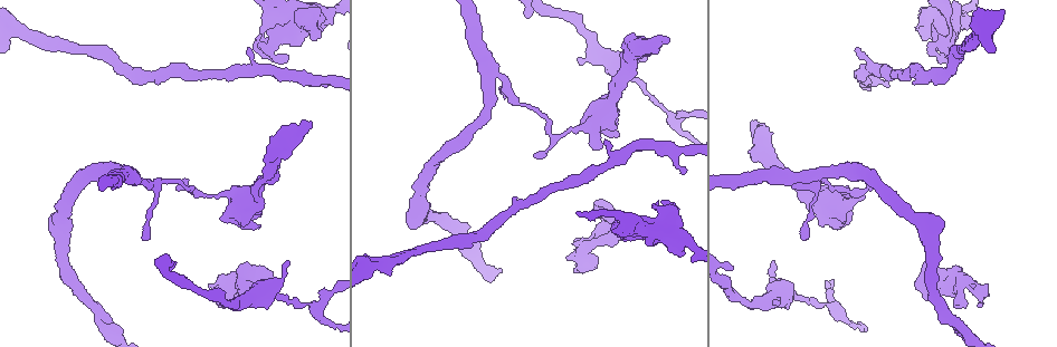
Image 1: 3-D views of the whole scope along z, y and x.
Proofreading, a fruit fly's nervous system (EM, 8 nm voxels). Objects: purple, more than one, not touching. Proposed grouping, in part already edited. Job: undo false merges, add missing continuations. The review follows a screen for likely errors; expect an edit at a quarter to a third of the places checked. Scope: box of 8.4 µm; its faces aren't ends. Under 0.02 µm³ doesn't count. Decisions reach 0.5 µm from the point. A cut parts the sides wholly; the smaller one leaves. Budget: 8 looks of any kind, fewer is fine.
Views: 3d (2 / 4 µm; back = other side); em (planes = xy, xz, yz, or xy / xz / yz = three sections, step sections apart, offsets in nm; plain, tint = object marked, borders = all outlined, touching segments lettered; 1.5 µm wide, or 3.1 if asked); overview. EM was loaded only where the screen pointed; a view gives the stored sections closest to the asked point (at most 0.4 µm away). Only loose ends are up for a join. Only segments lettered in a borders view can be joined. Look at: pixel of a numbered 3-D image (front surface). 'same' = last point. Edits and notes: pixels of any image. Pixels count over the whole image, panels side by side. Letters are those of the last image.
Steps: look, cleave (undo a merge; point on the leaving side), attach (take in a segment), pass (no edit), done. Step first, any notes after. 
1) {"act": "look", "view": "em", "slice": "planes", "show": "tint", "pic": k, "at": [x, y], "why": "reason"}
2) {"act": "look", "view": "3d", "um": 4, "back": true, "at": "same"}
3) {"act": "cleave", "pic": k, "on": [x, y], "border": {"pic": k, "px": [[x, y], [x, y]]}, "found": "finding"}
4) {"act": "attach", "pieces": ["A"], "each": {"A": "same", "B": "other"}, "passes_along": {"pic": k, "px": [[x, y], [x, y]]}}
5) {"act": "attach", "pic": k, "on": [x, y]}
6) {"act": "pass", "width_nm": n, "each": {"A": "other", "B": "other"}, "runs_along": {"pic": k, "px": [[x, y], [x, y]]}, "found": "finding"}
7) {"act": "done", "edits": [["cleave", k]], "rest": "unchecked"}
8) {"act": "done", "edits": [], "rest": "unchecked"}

{"act": "look", "view": "3d", "um": 4, "back": true, "pic": 1, "at": [958, 304], "why": "an open end"}

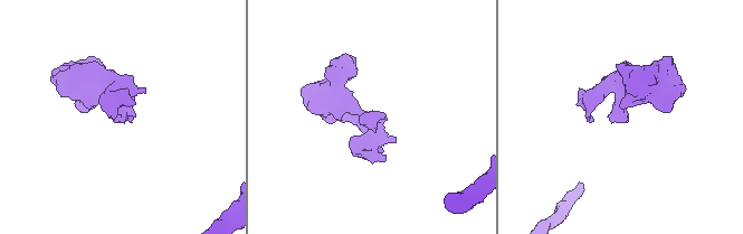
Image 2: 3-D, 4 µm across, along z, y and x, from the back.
{"act": "look", "view": "em", "slice": "xy", "step": 4, "show": "plain", "pic": 2, "at": [620, 117], "why": "shape alone is not enough"}

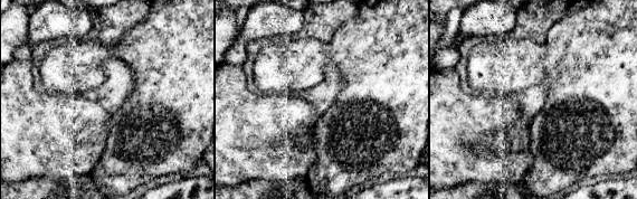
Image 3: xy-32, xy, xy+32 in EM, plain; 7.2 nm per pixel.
{"act": "look", "view": "em", "slice": "xy", "step": 4, "show": "borders", "at": "same", "why": "what lies round it"}

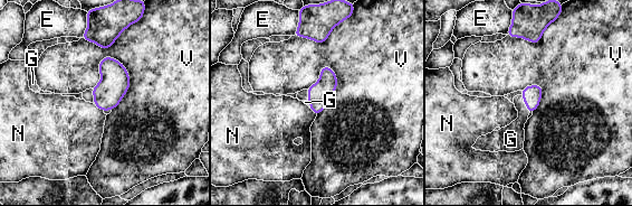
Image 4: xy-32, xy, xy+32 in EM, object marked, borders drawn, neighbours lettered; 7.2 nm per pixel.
{"act": "attach", "pieces": ["G"], "each": {"E": "other", "G": "same", "N": "other", "V": "other"}, "found": "the cell continues"}

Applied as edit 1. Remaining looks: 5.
{"act": "look", "view": "3d", "um": 4, "pic": 1, "at": [249, 48], "why": "free end"}

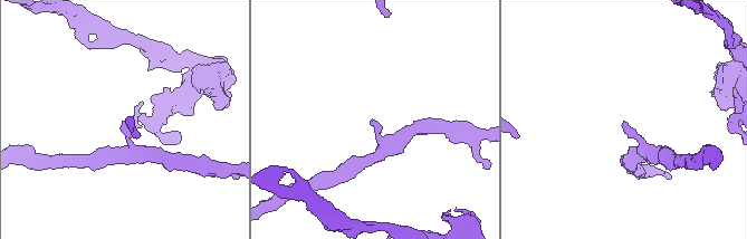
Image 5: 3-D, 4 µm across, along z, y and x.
{"act": "look", "view": "em", "slice": "planes", "show": "borders", "pic": 5, "at": [122, 122]}

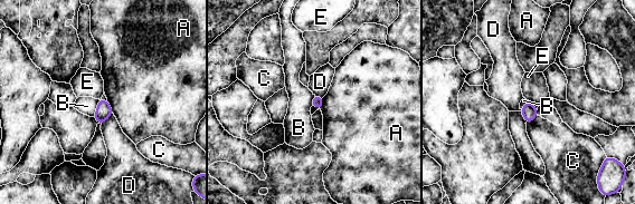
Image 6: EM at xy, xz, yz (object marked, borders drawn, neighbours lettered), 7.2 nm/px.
{"act": "pass", "longest_contact_nm": ["B", 130], "each": {"A": "other", "B": "other", "C": "other", "D": "other", "E": "other"}, "border": {"pic": 6, "px": [[98, 99], [96, 112], [93, 116]]}, "found": "none of them fits"}

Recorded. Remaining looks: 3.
{"act": "look", "view": "em", "slice": "yz", "step": 8, "show": "tint", "pic": 1, "at": [259, 225], "why": "free end"}

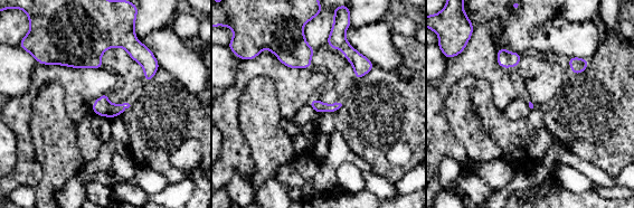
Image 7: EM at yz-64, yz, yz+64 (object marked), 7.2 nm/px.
{"act": "look", "view": "em", "slice": "planes", "show": "tint", "at": "same", "why": "another direction"}

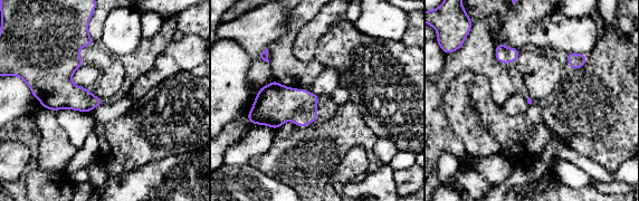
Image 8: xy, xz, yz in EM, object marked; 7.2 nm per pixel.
{"act": "look", "view": "em", "slice": "planes", "show": "borders", "at": "same"}

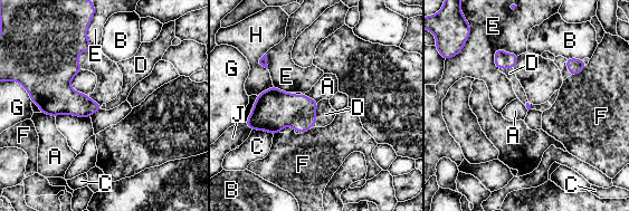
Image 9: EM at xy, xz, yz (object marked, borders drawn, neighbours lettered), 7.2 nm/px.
{"act": "attach", "pieces": ["D"], "each": {"A": "other", "B": "other", "C": "other", "D": "same", "E": "other", "F": "other", "G": "other", "H": "other", "J": "other"}, "found": "the cell continues"}

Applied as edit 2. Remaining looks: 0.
{"act": "done", "edits": [["attach", 4], ["attach", 9]], "rest": "unchecked"}

